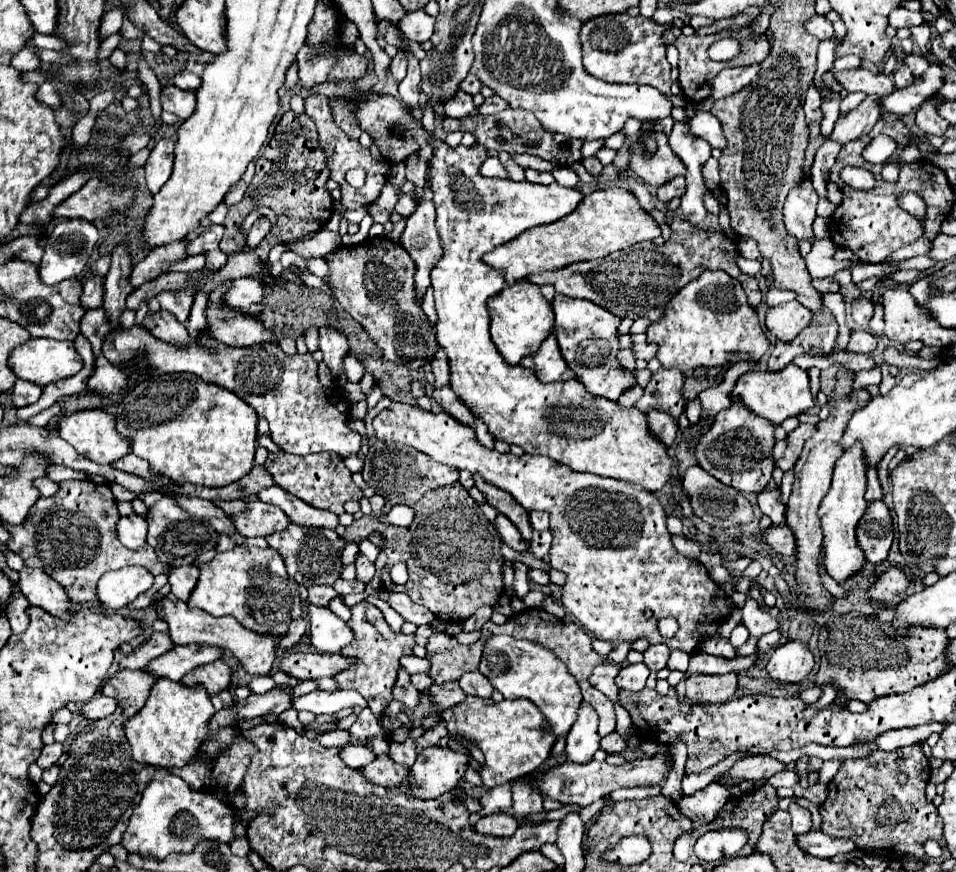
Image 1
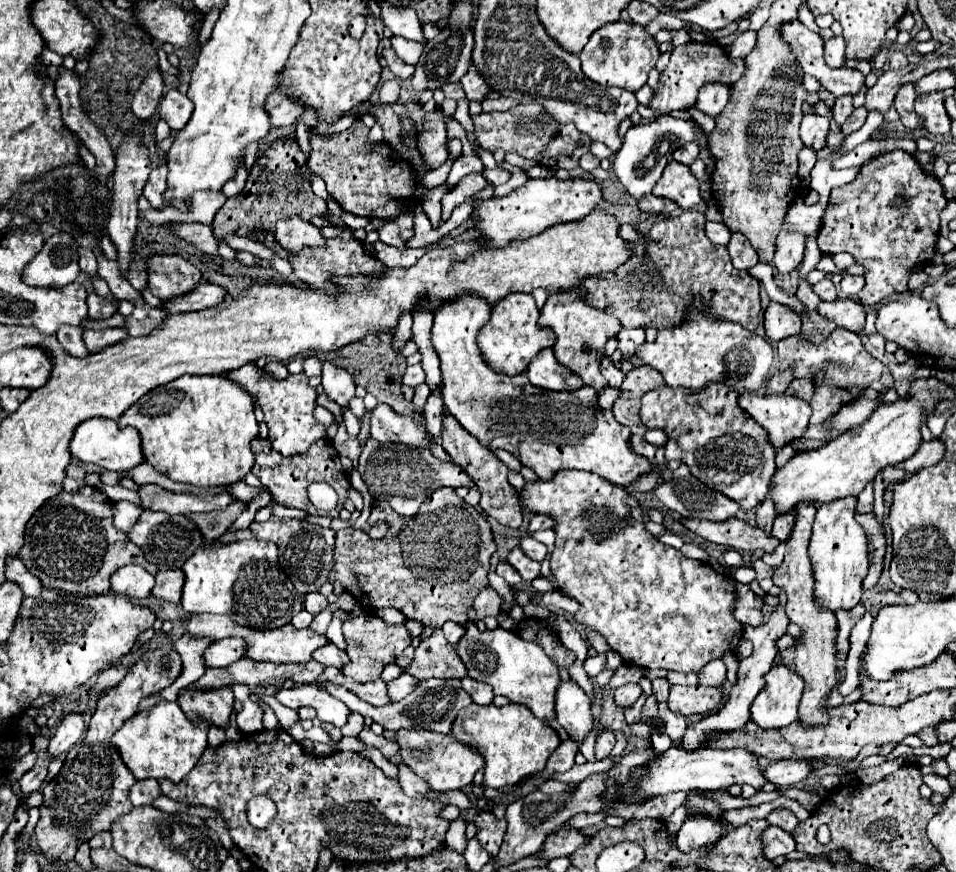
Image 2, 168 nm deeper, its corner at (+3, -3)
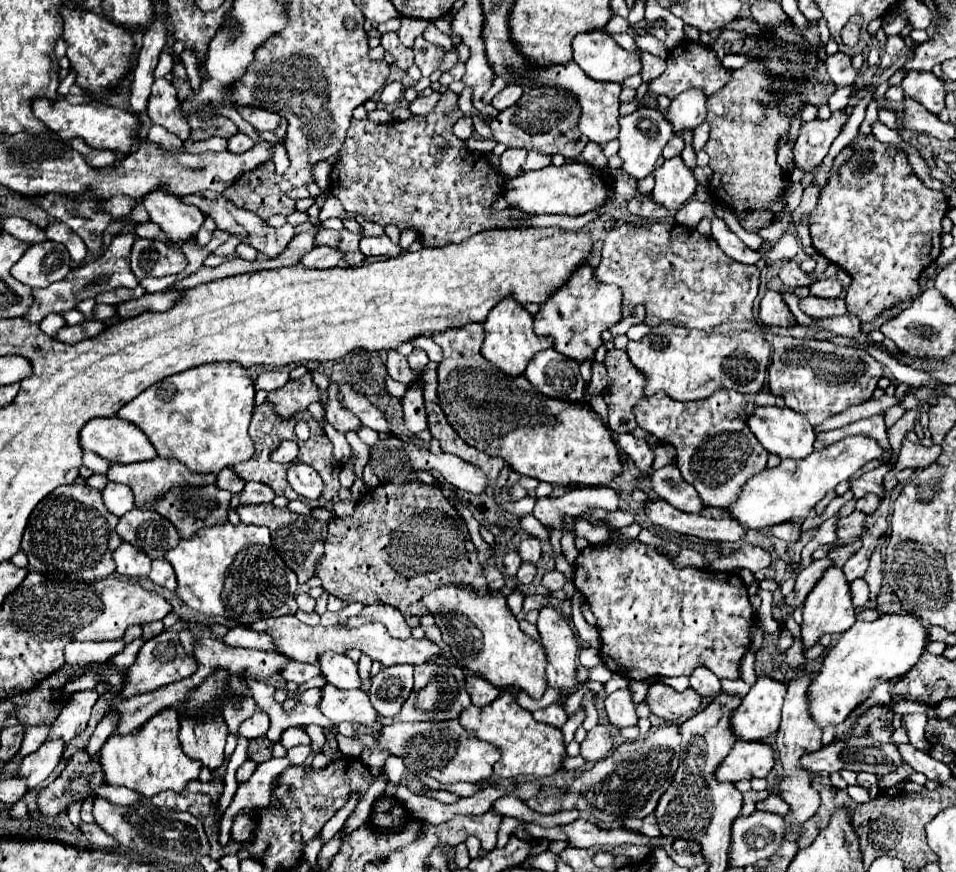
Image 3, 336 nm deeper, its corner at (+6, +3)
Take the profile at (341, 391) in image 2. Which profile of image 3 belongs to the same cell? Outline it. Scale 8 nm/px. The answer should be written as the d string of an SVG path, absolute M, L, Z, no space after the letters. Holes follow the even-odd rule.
M330 383L330 387L328 387L328 403L326 403L326 419L340 433L346 433L350 429L356 431L360 427L358 417L350 409L342 407L342 401L340 401L338 395L340 395L338 383Z

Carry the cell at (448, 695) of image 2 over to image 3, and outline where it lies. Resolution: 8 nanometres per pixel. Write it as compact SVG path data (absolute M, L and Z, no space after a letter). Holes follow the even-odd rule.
M430 663L414 667L414 689L404 701L400 713L396 717L378 715L380 725L392 725L398 721L448 721L456 719L462 709L470 705L470 695L464 687L464 669L460 665L454 667L434 667Z

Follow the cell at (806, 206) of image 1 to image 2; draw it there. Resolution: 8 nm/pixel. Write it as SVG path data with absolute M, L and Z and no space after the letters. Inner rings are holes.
M781 229L779 237L777 237L777 251L775 251L773 265L777 267L779 273L791 273L801 265L803 251L805 251L803 235Z

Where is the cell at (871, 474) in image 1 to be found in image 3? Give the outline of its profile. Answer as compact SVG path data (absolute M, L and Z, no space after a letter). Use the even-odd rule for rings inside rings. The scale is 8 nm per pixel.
M866 493L864 497L856 499L856 509L862 511L862 513L872 515L872 513L878 509L878 501L880 501L878 495L874 495L874 493Z

